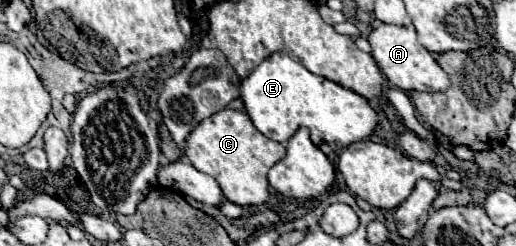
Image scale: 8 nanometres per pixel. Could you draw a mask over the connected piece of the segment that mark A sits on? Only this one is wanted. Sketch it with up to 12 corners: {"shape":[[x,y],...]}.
{"shape":[[380,24],[372,56],[404,92],[442,92],[448,74],[414,26]]}

